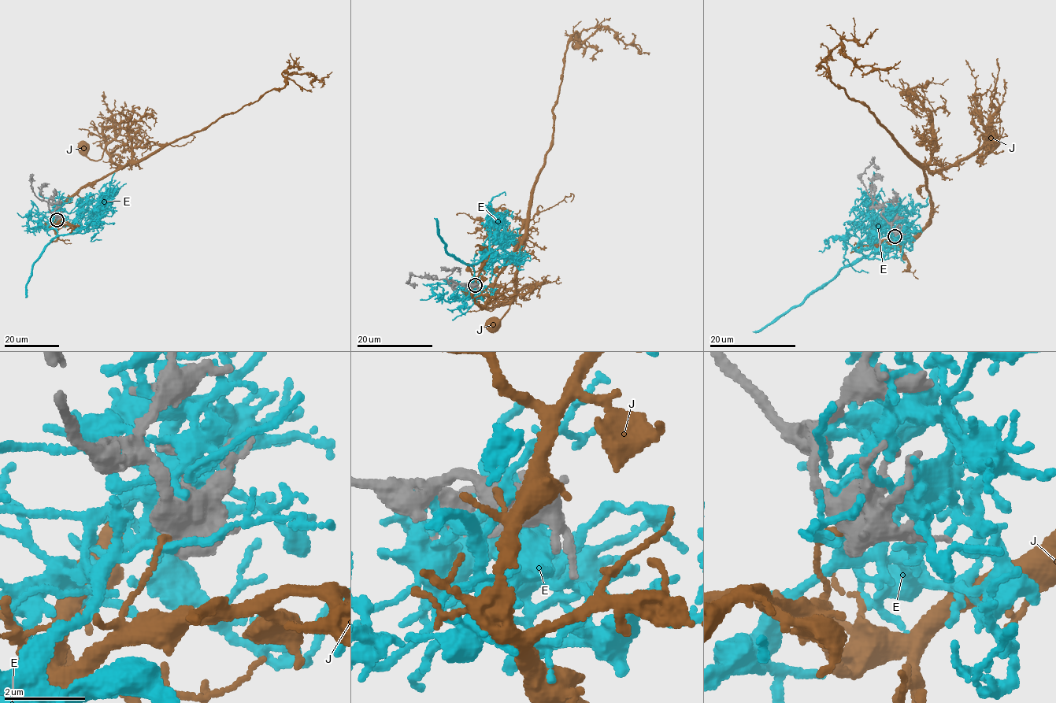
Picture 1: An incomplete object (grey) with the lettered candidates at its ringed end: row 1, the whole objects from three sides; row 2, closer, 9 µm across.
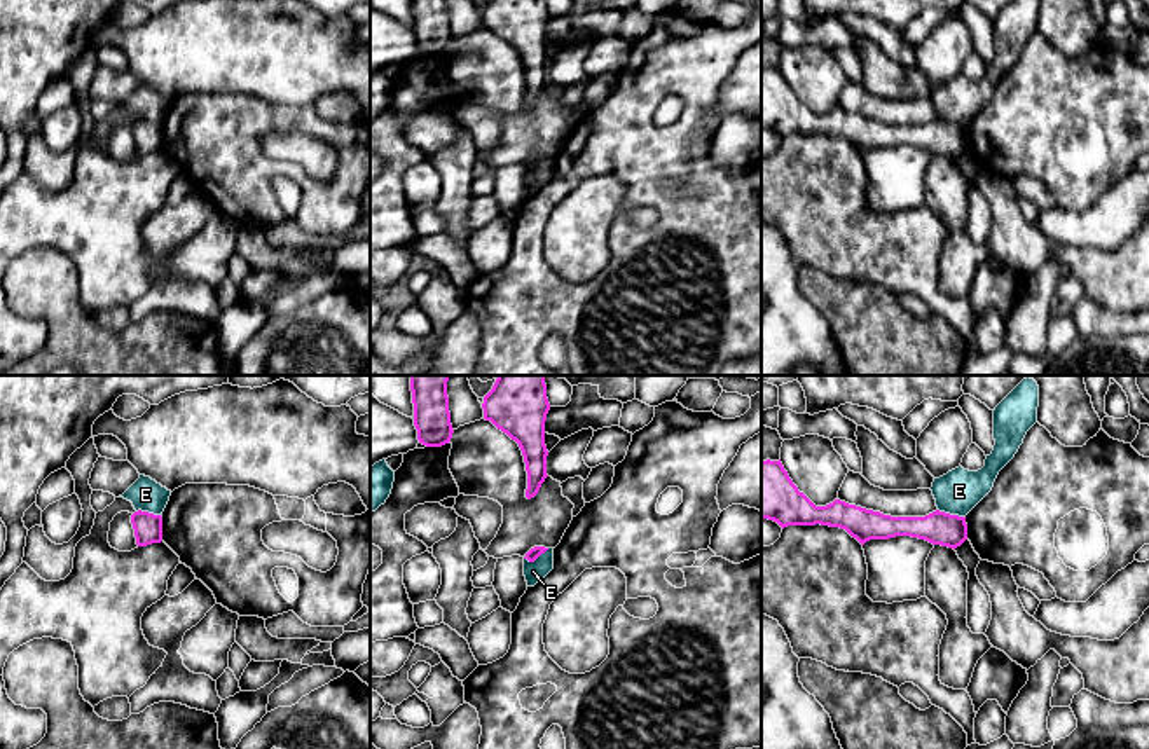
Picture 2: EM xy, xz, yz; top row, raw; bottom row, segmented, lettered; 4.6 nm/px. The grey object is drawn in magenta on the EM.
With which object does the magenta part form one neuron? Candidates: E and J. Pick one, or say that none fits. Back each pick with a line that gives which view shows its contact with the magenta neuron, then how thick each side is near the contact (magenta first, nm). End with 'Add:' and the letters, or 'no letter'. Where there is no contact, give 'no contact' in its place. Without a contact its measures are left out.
Add: no letter

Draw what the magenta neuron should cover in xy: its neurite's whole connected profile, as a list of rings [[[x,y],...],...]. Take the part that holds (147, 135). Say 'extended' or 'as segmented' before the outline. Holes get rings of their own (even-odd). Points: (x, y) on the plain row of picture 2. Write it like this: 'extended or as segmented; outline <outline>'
as segmented; outline [[[134,120],[131,124],[134,147],[138,155],[147,155],[162,150],[162,126],[148,120]]]

